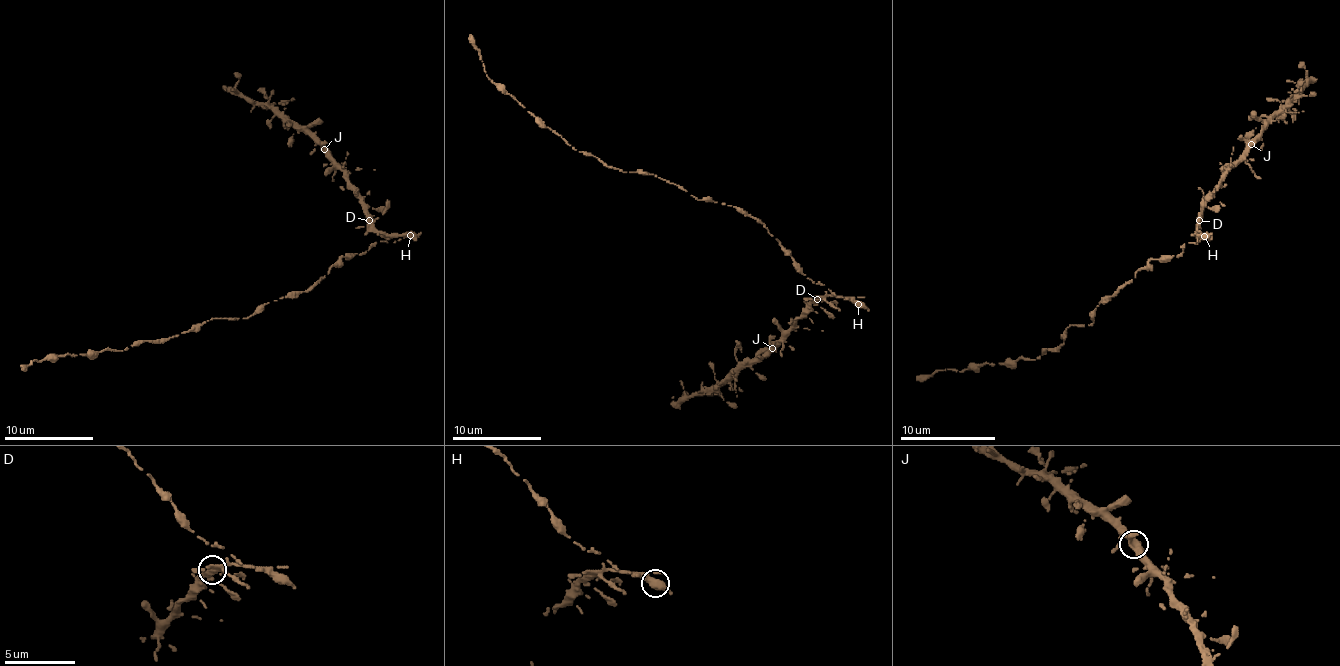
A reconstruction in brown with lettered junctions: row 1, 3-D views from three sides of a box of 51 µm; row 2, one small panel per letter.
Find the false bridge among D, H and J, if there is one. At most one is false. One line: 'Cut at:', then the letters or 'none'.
Cut at: H

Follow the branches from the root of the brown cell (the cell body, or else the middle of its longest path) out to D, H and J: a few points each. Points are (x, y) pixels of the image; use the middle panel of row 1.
D: (761, 223), (808, 278), (821, 283), (834, 294), (817, 299)
H: (761, 223), (808, 278), (821, 283), (834, 296), (850, 296), (859, 303)
J: (761, 223), (808, 278), (821, 283), (834, 294), (814, 301), (772, 348)

